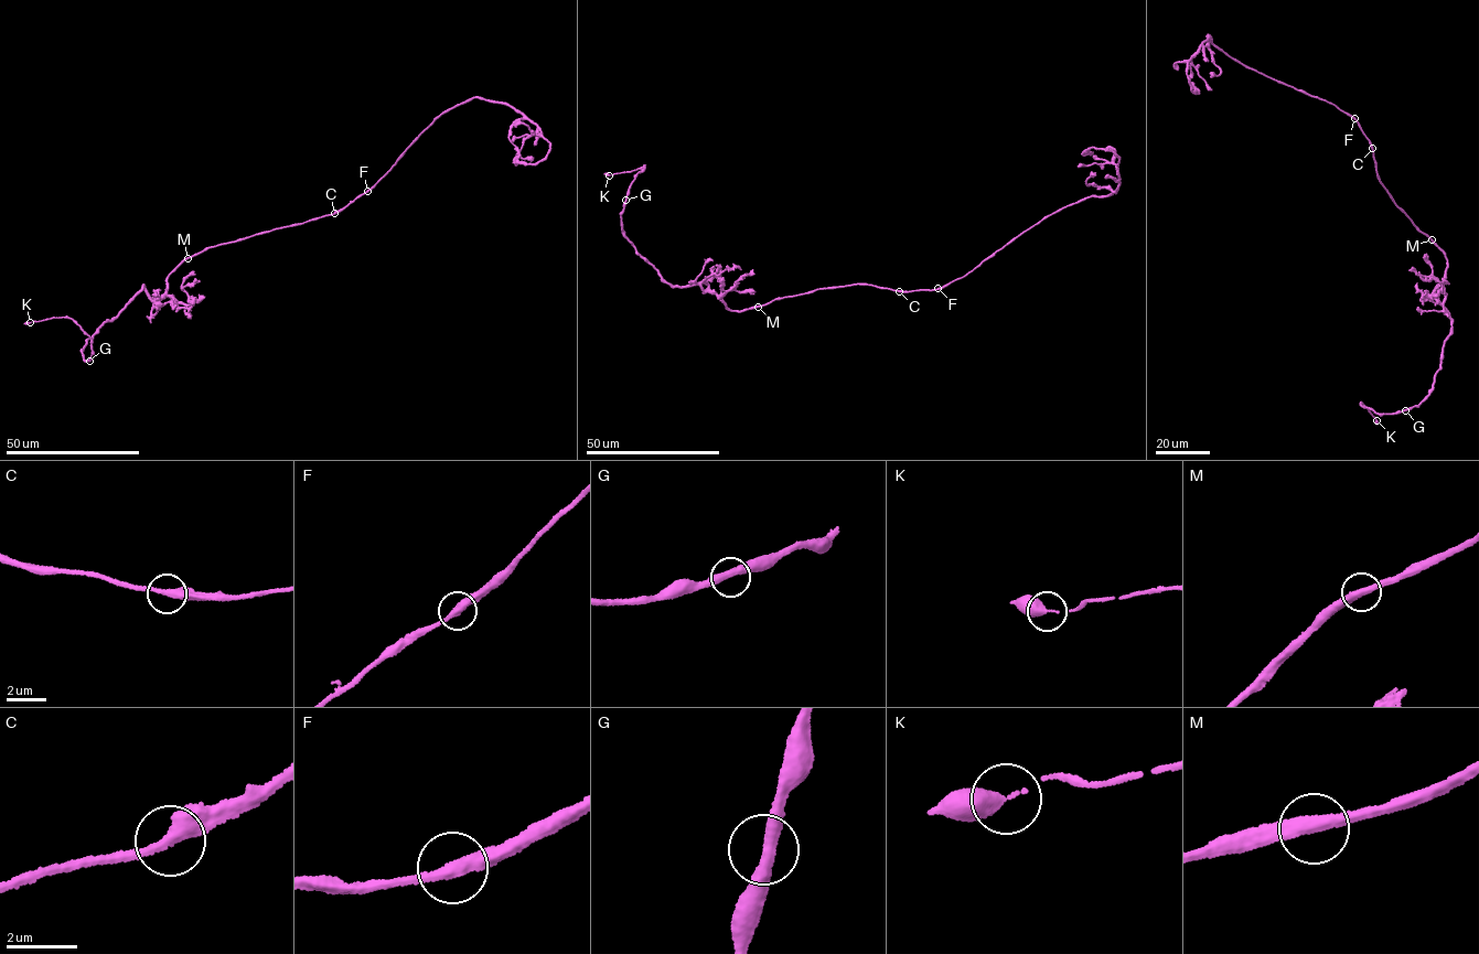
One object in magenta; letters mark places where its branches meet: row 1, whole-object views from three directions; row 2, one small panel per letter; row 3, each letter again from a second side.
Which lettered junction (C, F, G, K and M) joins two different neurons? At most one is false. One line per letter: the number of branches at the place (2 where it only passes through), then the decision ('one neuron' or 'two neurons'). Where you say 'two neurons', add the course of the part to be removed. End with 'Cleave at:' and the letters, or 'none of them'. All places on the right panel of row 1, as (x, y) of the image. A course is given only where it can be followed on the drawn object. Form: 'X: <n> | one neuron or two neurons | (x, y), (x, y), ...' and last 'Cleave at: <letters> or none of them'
C: 2 | one neuron
F: 2 | one neuron
G: 2 | one neuron
K: 2 | one neuron
M: 2 | one neuron
Cleave at: none of them

